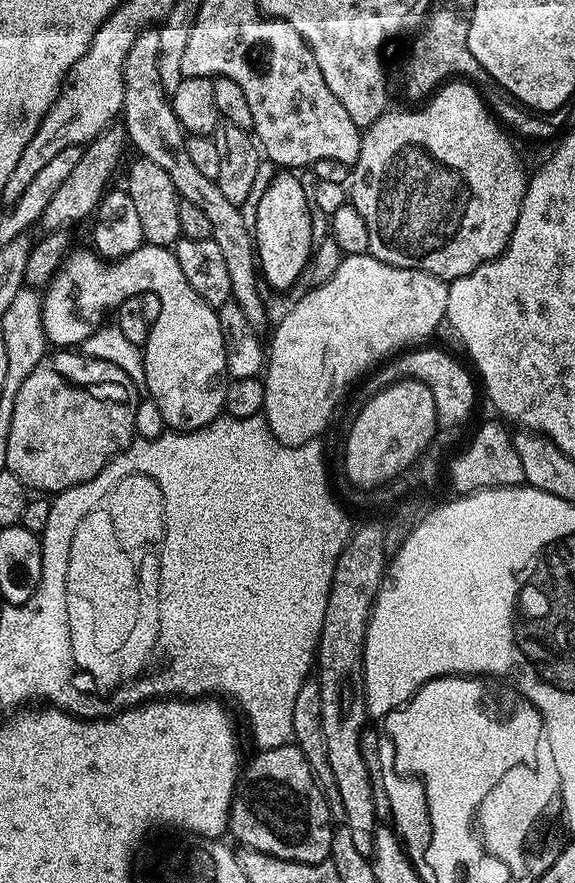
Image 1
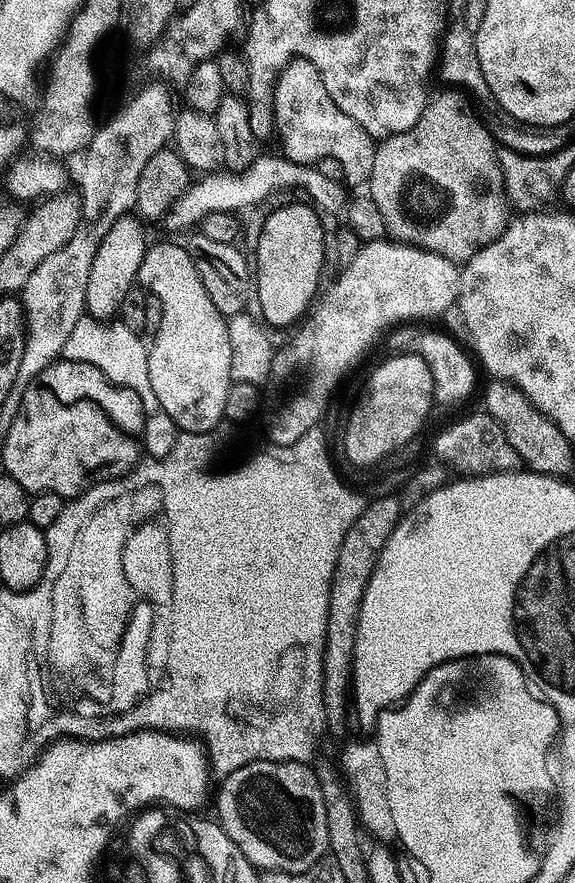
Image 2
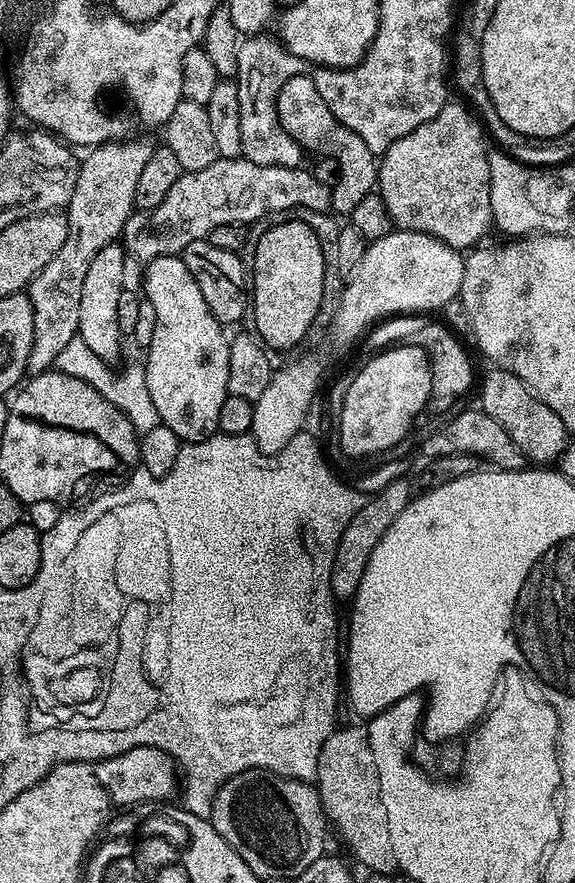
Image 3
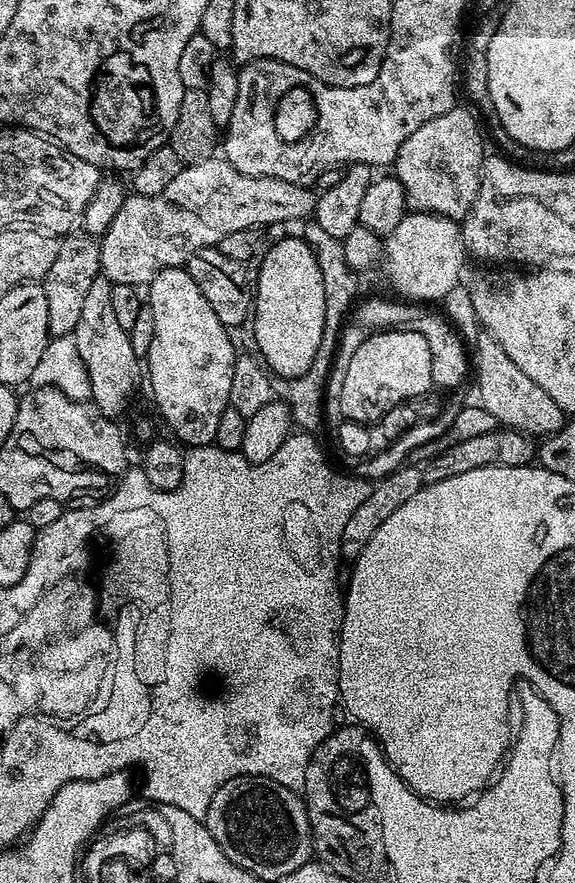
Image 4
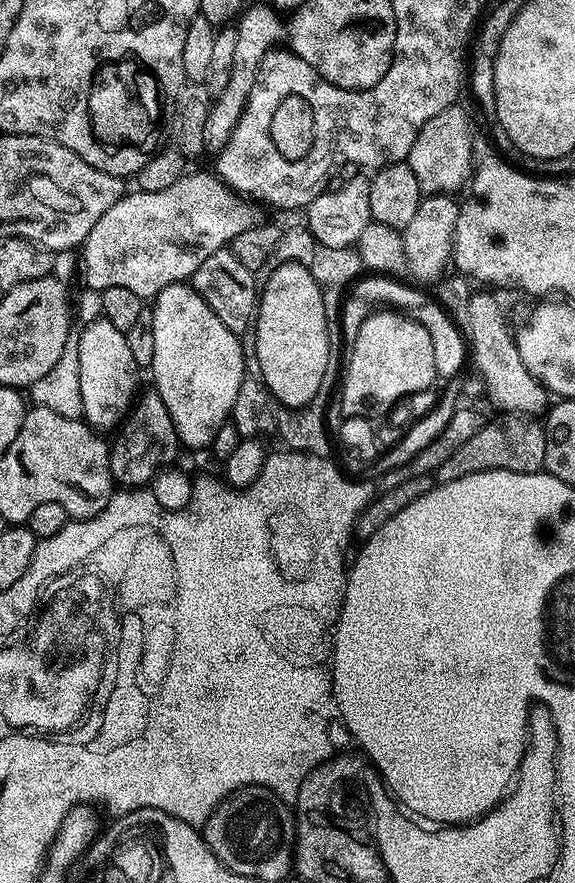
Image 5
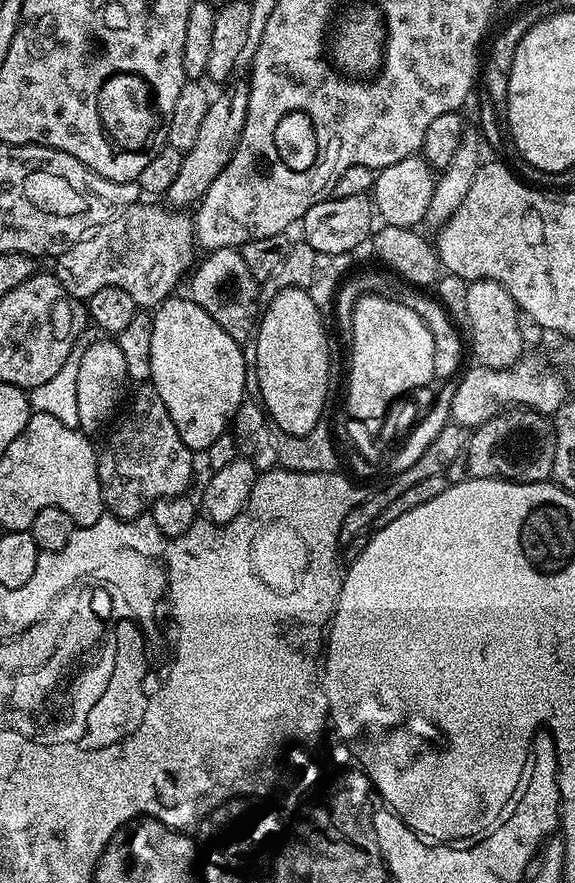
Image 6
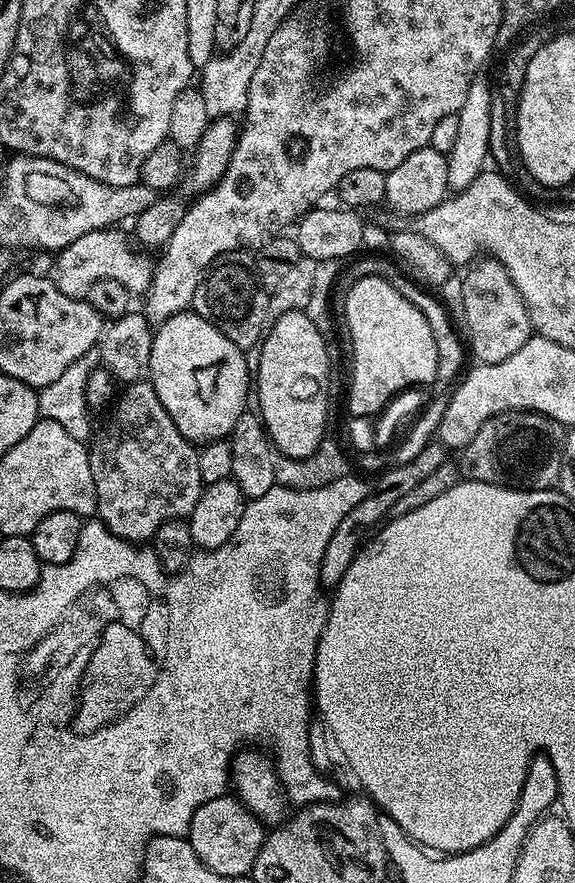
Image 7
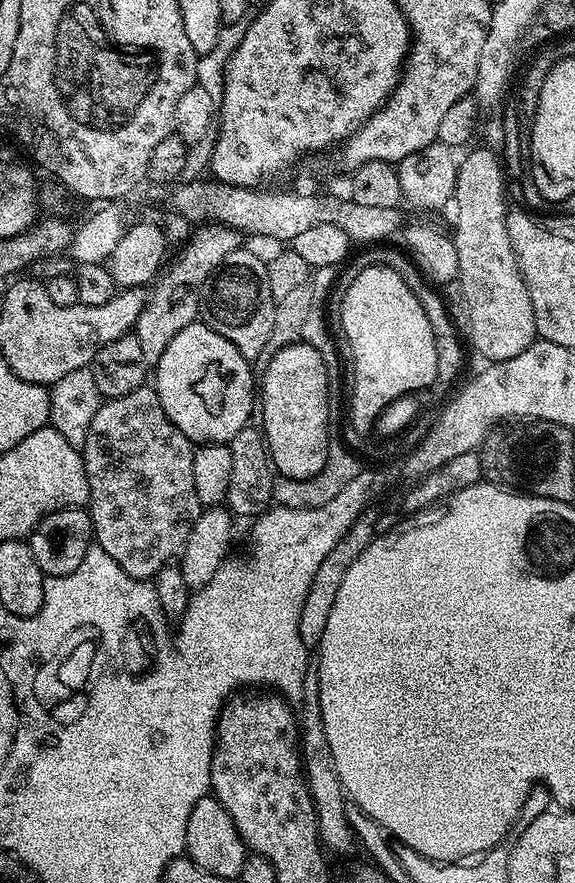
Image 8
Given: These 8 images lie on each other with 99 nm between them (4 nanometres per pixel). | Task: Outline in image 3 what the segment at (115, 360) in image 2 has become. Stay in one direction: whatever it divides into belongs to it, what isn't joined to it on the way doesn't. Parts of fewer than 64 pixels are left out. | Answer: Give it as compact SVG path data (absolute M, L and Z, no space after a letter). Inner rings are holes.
M76 335L73 340L66 342L62 354L58 354L54 365L55 371L62 374L70 374L98 390L114 406L118 406L136 427L137 433L143 434L154 430L162 424L158 410L154 407L154 398L150 398L150 390L146 386L146 374L143 363L137 362L129 366L125 372L111 372L109 361L103 360L82 342L80 335Z

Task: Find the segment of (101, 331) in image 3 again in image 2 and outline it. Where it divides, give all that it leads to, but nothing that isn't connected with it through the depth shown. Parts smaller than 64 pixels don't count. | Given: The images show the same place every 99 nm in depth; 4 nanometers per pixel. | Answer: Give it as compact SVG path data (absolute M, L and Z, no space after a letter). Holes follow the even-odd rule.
M129 214L118 218L118 222L106 230L106 238L102 238L98 254L94 254L94 266L90 266L90 278L86 282L84 307L87 315L93 316L95 320L111 321L119 313L122 298L133 291L140 274L142 258L150 247L150 240L144 237L143 226L135 215Z

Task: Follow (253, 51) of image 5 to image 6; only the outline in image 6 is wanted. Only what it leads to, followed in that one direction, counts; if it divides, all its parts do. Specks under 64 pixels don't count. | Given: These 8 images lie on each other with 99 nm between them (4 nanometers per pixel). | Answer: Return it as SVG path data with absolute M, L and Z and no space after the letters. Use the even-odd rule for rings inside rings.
M240 82L228 88L220 97L213 99L206 110L206 119L198 129L198 139L194 146L184 153L182 170L178 170L178 178L174 178L174 186L166 194L166 200L173 209L187 209L193 202L203 200L206 190L222 174L222 170L230 162L238 142L242 138L242 130L246 126L246 110L248 109L248 85Z

